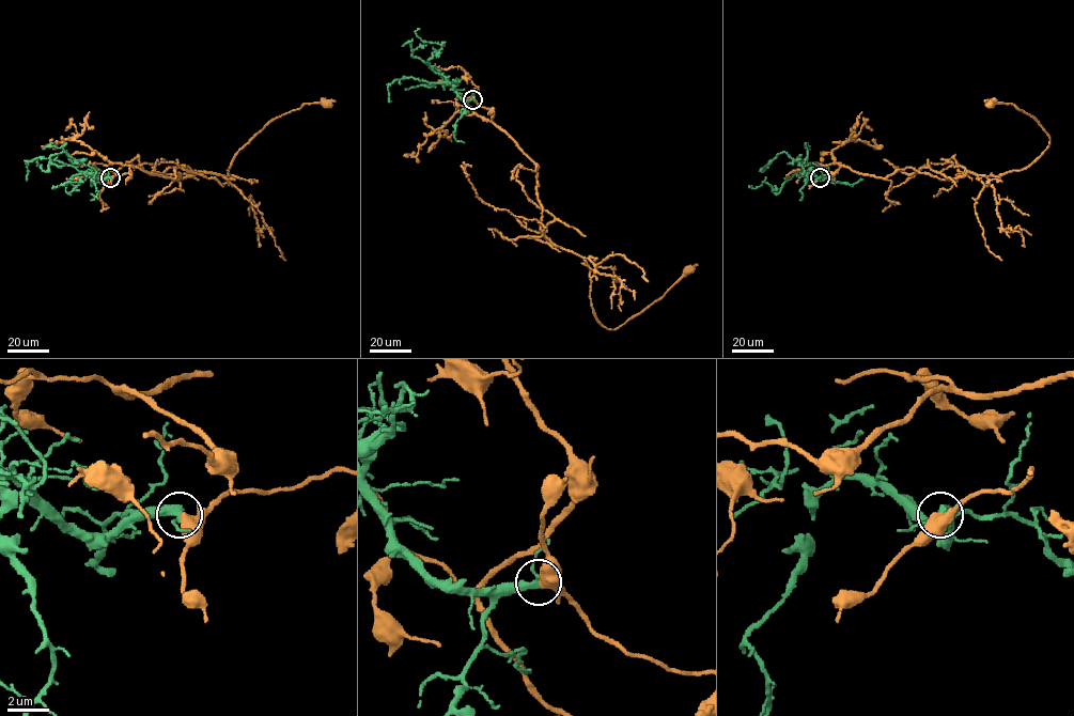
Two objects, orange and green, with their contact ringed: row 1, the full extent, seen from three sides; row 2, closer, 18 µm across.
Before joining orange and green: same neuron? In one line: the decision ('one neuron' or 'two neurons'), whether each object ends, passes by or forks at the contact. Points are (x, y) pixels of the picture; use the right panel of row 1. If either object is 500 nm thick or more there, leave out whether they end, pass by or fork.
two neurons

